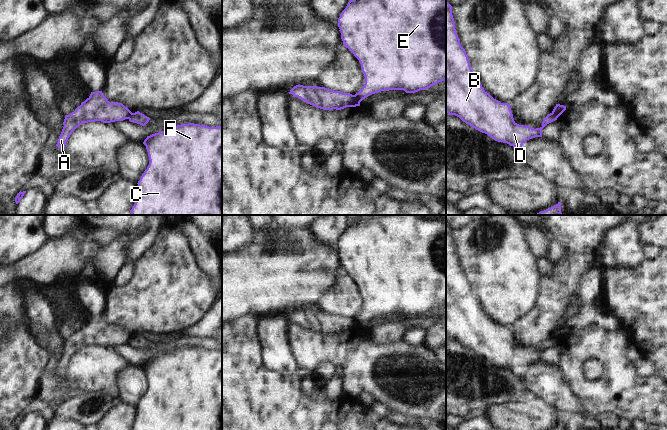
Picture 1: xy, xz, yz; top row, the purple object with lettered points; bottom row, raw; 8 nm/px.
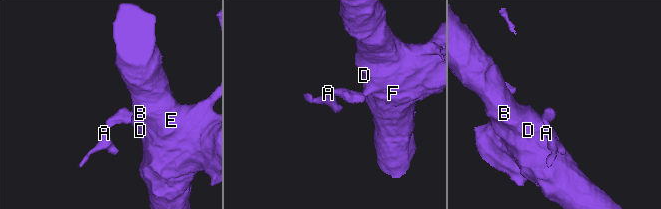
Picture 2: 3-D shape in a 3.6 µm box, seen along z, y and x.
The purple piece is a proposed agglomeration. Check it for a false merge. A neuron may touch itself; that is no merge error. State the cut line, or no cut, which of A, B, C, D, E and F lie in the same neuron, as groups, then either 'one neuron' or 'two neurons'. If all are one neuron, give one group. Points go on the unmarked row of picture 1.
xz (354, 319), (359, 326) | A / B C D E F | two neurons

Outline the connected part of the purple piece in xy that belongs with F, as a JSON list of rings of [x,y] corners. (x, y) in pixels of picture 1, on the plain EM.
[[[194,347],[181,348],[170,353],[147,360],[146,370],[149,389],[138,405],[138,420],[134,430],[222,430],[222,351],[209,351]]]

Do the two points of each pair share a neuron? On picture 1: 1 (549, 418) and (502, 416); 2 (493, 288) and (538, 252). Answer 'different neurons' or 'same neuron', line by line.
1: same neuron
2: different neurons

